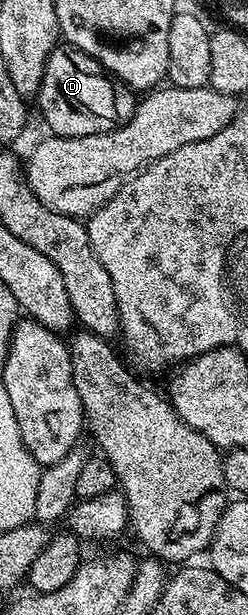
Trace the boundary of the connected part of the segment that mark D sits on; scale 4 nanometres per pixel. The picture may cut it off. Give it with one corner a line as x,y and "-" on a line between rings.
55,47
48,55
44,79
36,94
38,109
55,137
83,137
107,133
132,119
135,90
115,79
96,59
73,47

